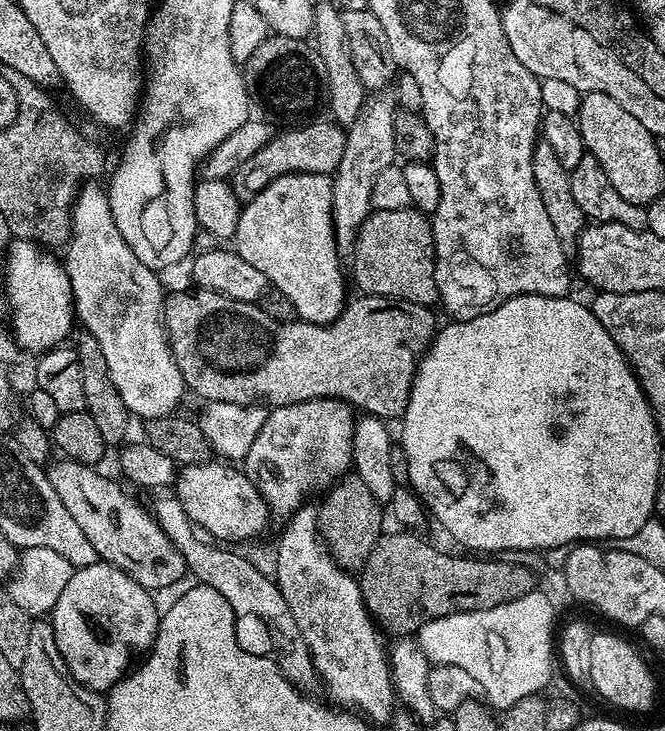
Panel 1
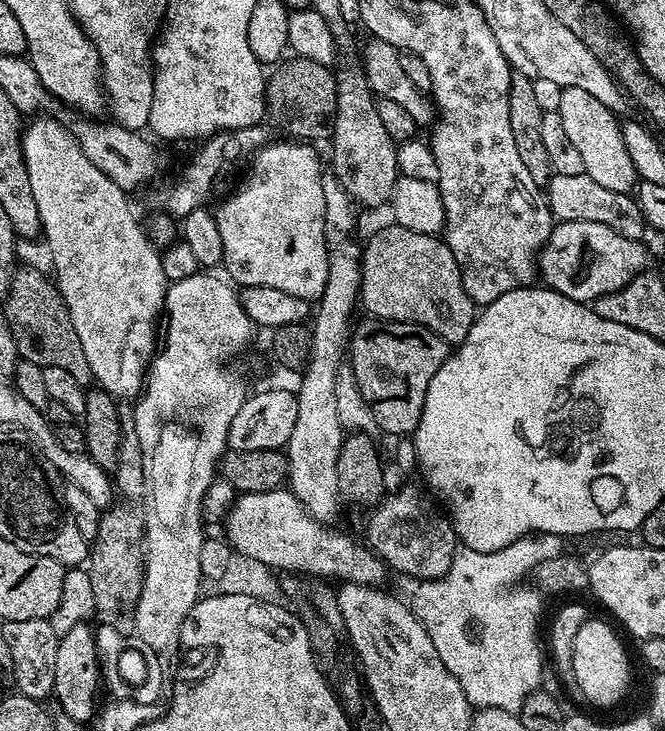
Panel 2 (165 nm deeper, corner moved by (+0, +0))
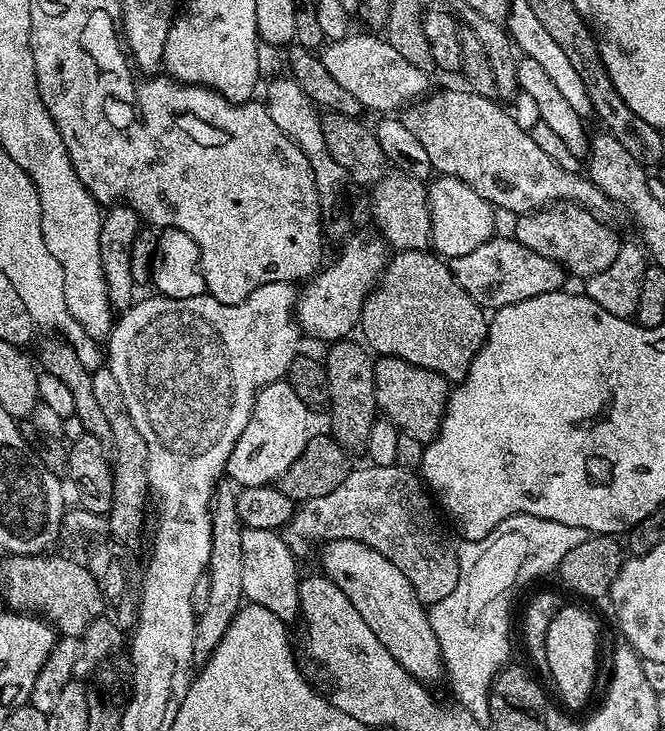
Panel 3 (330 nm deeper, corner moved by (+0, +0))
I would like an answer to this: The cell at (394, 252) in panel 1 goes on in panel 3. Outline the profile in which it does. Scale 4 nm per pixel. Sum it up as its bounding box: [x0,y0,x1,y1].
[358,249,488,382]

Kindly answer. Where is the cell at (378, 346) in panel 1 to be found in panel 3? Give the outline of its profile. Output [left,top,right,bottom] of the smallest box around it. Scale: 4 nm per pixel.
[374,356,450,442]

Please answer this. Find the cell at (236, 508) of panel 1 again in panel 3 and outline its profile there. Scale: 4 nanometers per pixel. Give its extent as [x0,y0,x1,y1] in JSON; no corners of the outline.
[320,540,445,682]

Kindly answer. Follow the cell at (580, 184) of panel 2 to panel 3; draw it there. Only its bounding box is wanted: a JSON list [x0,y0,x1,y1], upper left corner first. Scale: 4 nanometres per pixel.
[514,202,622,278]

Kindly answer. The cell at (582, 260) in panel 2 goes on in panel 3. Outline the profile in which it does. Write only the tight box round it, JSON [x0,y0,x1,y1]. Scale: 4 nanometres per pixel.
[450,235,566,310]

